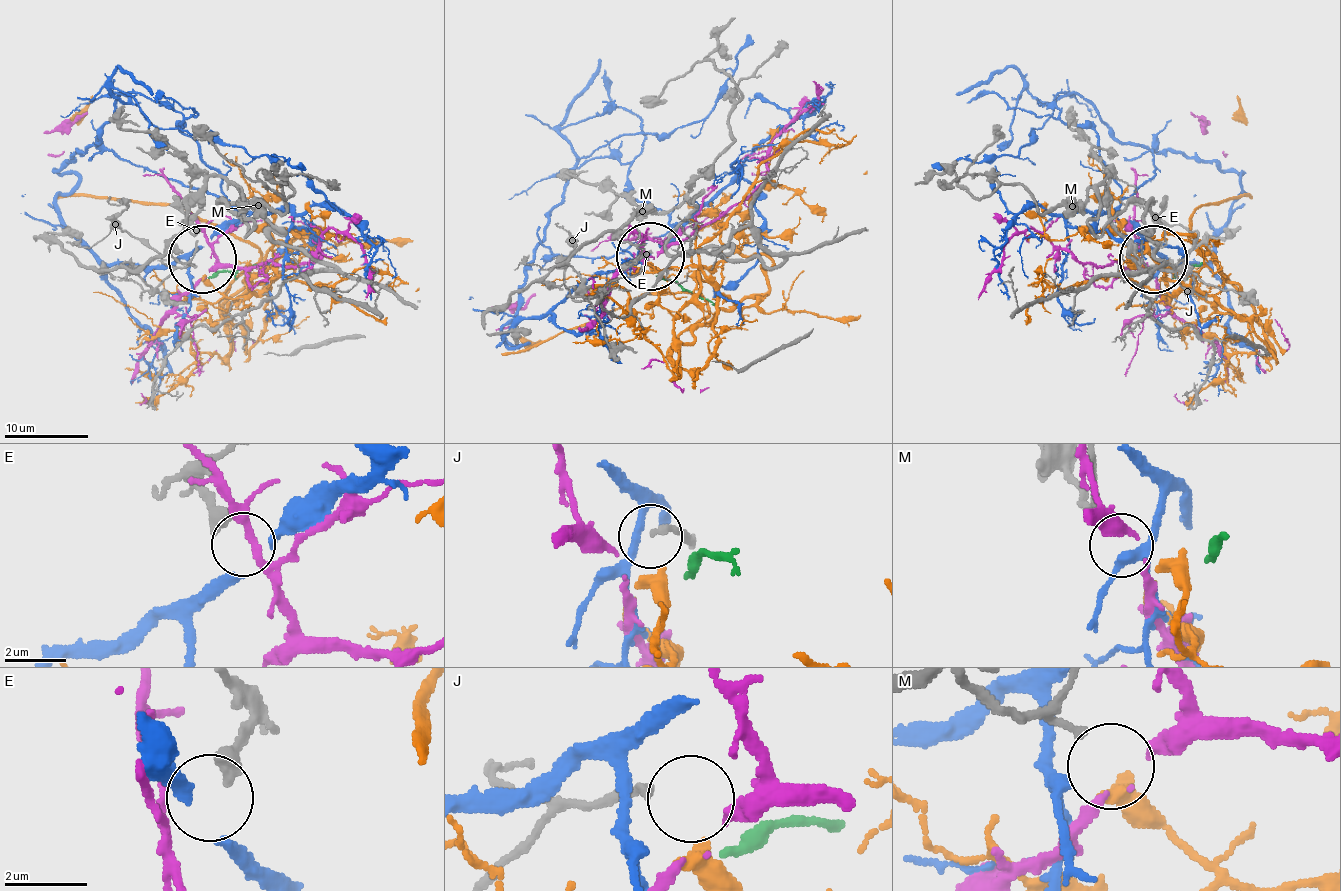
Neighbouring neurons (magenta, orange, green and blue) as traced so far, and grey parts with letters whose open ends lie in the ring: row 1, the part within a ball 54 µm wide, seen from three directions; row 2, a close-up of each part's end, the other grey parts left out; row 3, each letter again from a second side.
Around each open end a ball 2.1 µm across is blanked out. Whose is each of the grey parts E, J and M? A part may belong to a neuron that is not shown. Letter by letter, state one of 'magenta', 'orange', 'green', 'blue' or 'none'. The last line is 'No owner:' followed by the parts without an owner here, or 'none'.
E: none
J: none
M: none
No owner: E, J, M

